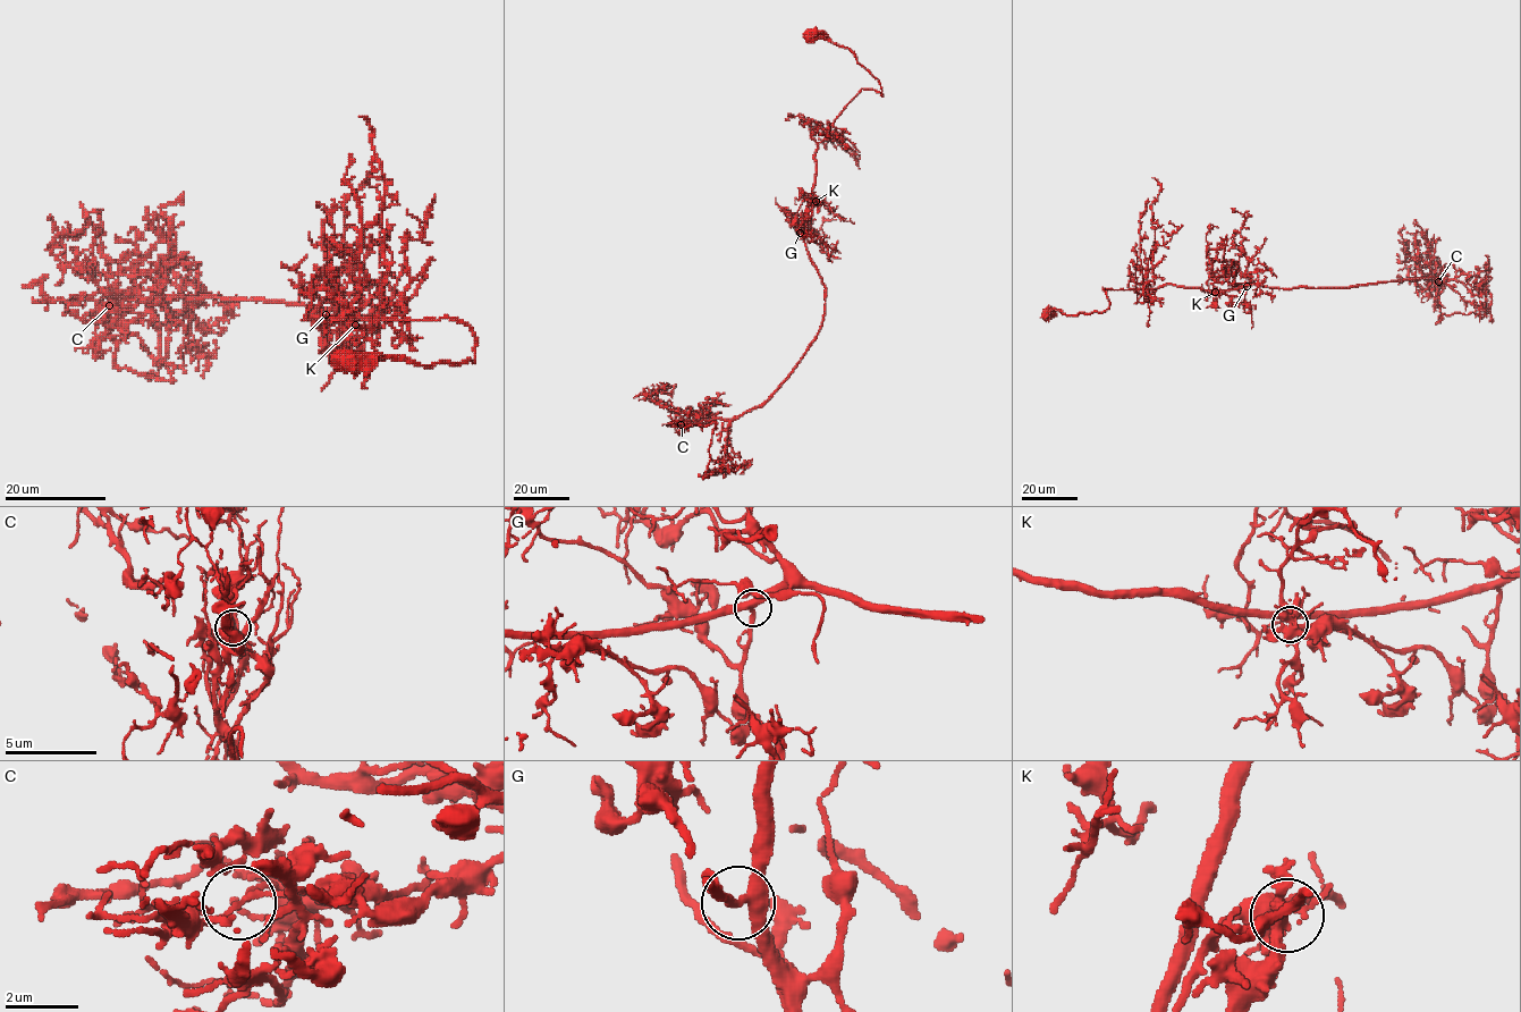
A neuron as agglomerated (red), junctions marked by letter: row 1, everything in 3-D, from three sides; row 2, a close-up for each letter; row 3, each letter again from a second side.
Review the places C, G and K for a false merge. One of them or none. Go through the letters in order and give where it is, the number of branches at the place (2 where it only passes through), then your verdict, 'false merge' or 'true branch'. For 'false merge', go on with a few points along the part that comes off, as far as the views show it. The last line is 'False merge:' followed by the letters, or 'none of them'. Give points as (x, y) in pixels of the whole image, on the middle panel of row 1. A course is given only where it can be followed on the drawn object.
C: place (681, 424); branches 3; false merge; course (681, 424), (715, 423), (706, 473), (713, 471), (710, 473), (717, 474)
G: place (800, 233); branches 3; true branch
K: place (816, 201); branches 3; true branch
False merge: C

